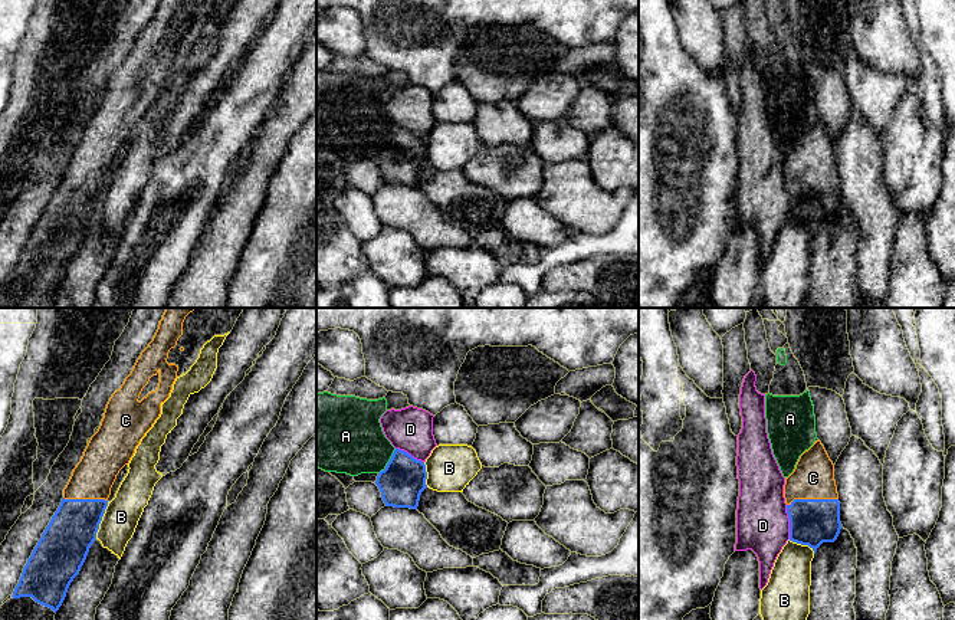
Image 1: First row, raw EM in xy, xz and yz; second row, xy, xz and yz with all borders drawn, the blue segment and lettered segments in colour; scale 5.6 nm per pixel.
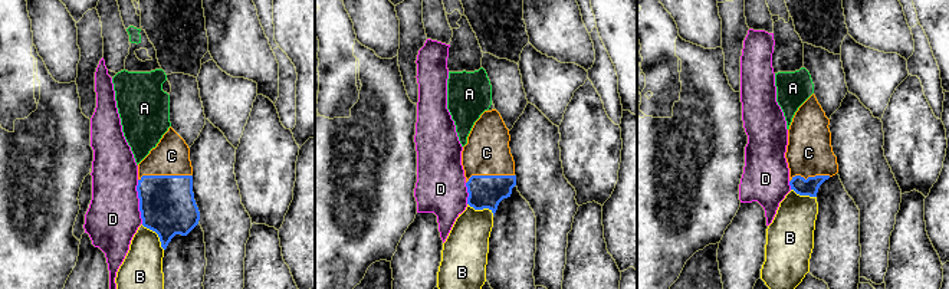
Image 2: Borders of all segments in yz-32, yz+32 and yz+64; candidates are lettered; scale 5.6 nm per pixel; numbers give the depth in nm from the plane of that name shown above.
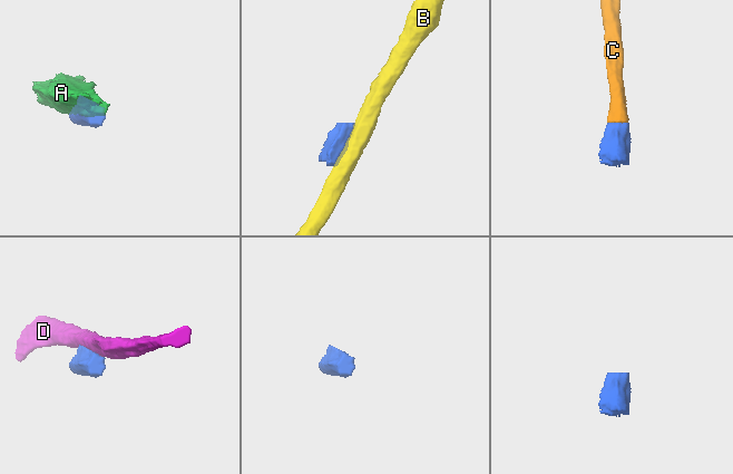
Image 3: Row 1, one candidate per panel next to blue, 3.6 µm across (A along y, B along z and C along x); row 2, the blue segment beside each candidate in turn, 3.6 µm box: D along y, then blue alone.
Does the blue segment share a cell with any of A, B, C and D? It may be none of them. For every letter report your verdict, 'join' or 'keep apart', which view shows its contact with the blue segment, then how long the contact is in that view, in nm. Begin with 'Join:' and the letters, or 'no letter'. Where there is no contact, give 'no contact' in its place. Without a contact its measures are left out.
Join: C
A: keep apart; meets blue in xz; contact 170 nm long
B: keep apart; meets blue in xy; contact 220 nm long
C: join; meets blue in yz; contact 300 nm long
D: keep apart; meets blue in yz; contact 190 nm long

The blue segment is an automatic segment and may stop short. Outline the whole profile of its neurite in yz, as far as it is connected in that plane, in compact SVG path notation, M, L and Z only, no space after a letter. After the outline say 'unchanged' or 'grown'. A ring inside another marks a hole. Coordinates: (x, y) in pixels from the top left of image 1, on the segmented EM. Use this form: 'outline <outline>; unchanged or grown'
outline M820 440L800 456L794 472L785 478L784 498L790 518L790 541L808 545L815 554L823 542L837 539L841 522L834 465Z; grown

